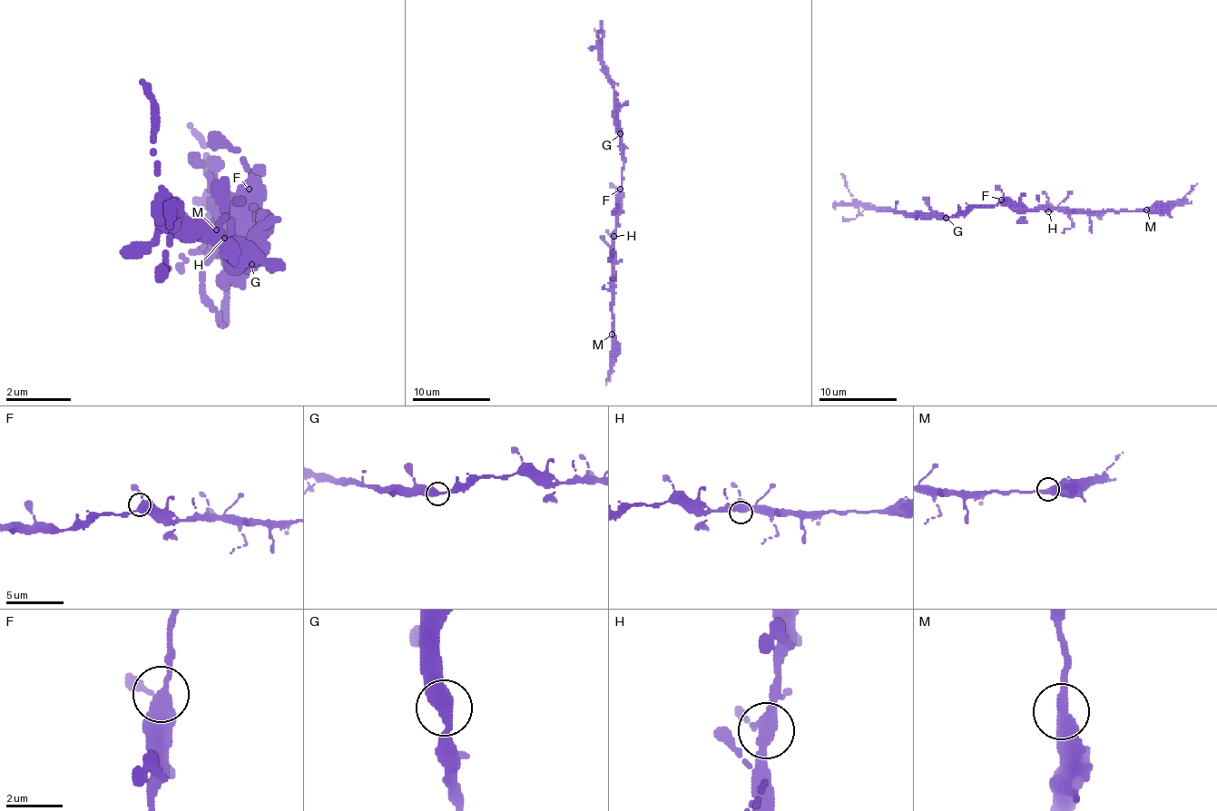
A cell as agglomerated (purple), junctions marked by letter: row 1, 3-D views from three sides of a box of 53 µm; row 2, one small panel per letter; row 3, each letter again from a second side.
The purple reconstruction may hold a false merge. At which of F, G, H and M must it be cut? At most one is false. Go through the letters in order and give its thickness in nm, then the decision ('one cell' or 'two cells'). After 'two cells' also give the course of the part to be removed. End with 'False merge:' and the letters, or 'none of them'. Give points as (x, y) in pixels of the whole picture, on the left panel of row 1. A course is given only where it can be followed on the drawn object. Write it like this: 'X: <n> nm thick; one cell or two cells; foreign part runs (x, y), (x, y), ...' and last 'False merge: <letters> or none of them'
F: 400 nm thick; one cell
G: 400 nm thick; one cell
H: 360 nm thick; one cell
M: 400 nm thick; one cell
False merge: none of them

